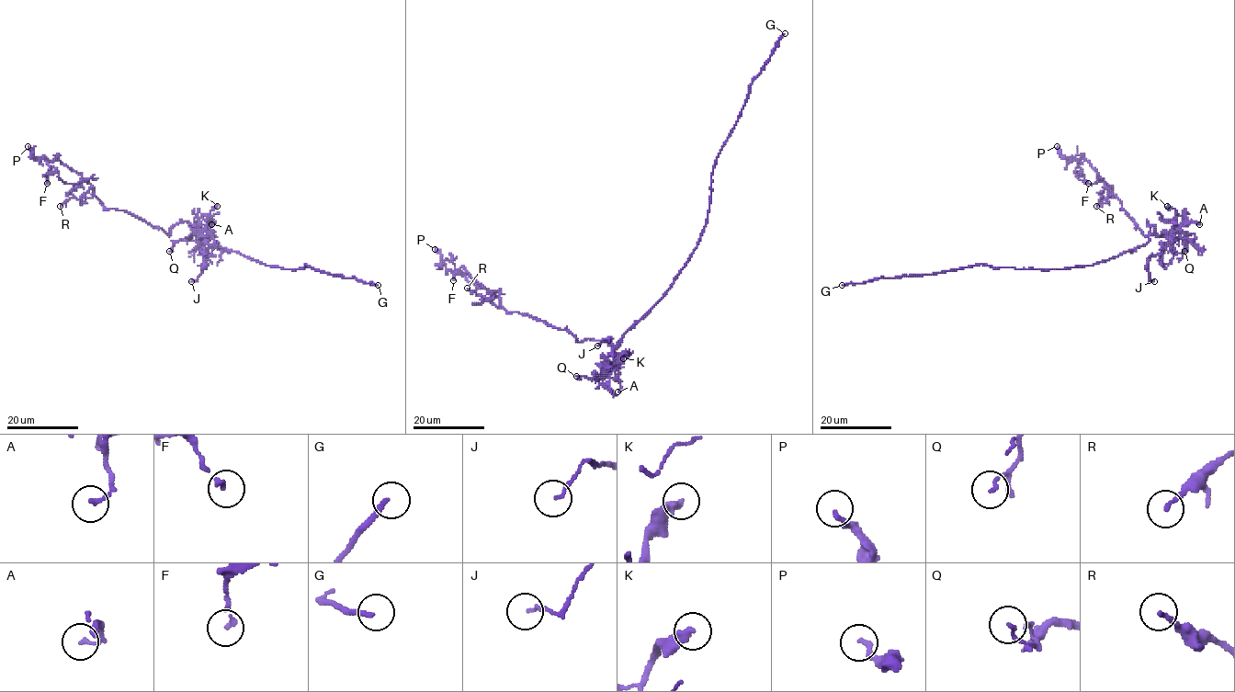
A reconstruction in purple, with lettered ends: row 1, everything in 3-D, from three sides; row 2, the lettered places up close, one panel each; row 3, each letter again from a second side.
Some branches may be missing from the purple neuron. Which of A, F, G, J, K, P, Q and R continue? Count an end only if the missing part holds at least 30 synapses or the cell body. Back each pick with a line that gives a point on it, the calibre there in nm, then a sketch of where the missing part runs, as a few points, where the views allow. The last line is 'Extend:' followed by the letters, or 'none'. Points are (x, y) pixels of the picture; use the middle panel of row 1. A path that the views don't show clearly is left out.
G: place (785, 33); calibre 200 nm
Extend: G

